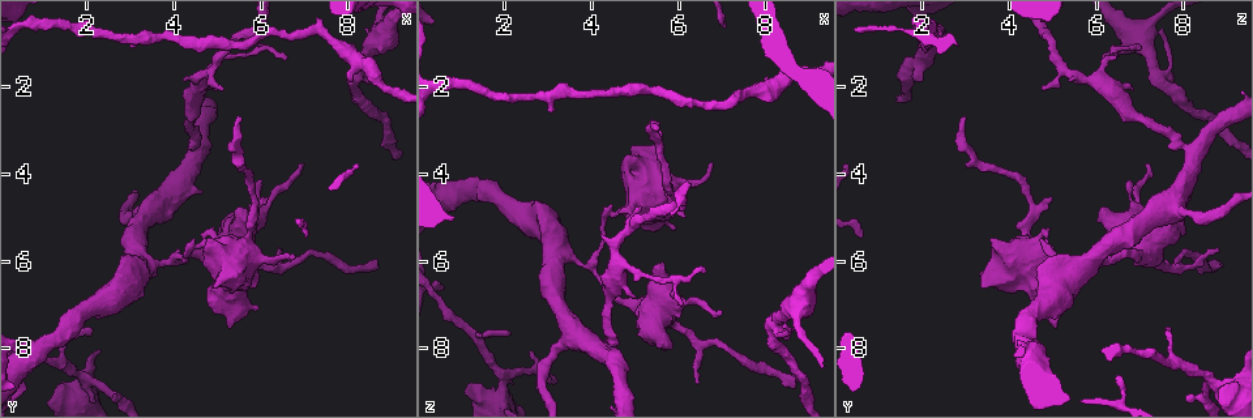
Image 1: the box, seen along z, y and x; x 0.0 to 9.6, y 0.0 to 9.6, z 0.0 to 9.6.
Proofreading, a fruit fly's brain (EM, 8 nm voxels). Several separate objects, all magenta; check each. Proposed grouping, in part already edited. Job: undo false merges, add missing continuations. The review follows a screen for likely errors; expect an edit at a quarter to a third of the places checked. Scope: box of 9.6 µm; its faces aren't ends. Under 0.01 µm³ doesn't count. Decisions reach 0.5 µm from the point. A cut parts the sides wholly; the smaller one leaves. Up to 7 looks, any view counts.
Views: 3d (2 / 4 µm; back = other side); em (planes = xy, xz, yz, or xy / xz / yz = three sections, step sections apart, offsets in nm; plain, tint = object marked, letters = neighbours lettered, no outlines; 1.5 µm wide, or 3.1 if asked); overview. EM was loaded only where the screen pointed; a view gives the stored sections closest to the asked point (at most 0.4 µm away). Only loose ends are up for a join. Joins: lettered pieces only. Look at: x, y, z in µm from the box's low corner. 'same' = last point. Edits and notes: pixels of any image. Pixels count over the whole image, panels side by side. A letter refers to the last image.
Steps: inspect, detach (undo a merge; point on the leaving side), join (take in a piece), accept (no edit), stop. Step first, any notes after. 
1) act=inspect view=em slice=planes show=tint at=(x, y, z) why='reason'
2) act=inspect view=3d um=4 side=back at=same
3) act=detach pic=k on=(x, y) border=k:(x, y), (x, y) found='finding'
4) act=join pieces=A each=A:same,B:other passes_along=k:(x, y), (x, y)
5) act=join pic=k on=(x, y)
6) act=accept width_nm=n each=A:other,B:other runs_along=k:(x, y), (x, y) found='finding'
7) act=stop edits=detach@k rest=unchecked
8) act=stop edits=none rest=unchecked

act=inspect view=em slice=planes show=letters at=(5.45, 2.65, 2.95) why='branch stops here'

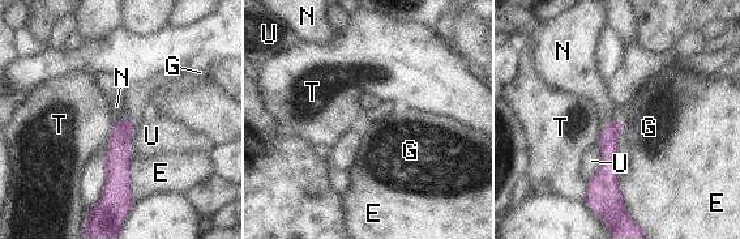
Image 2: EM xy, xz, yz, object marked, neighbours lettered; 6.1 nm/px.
act=join pieces=N each=E:other,G:other,N:same,T:other,U:other passes_along=2:(608, 136), (612, 122), (593, 86) found='the neuron continues'

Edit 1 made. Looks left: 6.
act=inspect view=3d um=2 at=(2.05, 7.65, 7.75) why='thin end'

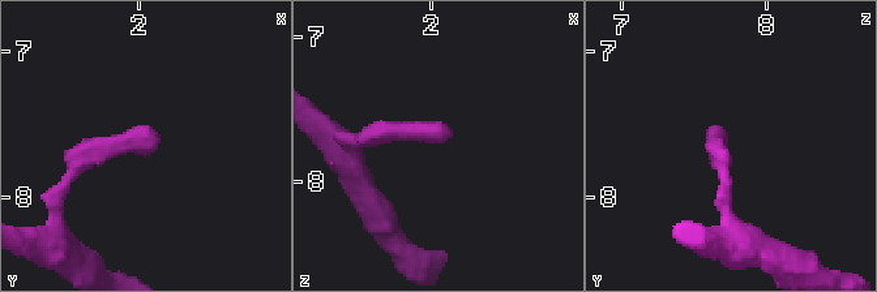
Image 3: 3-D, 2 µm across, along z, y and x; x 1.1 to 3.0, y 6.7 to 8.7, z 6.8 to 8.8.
act=inspect view=em slice=xy step=4 show=tint at=(2.08, 7.68, 7.70)

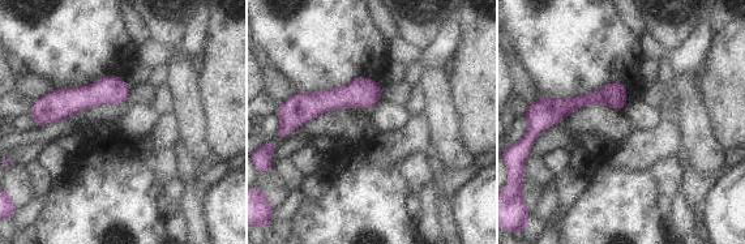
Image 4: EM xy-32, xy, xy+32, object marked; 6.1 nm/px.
act=inspect view=em slice=planes show=letters at=same why='cut it another way'

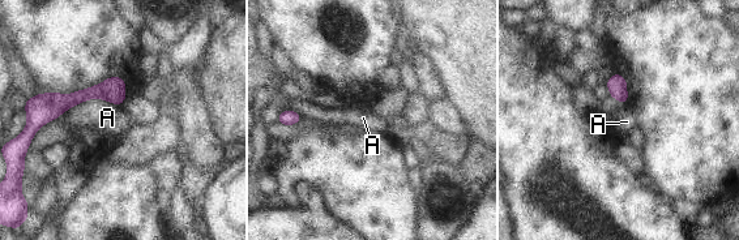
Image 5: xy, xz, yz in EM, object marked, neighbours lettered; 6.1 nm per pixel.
act=accept each=A:other runs_along=5:(122, 85), (43, 106) found='none of them fits'

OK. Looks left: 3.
act=inspect view=3d um=4 at=(5.10, 5.90, 7.05) why='sudden change in width'

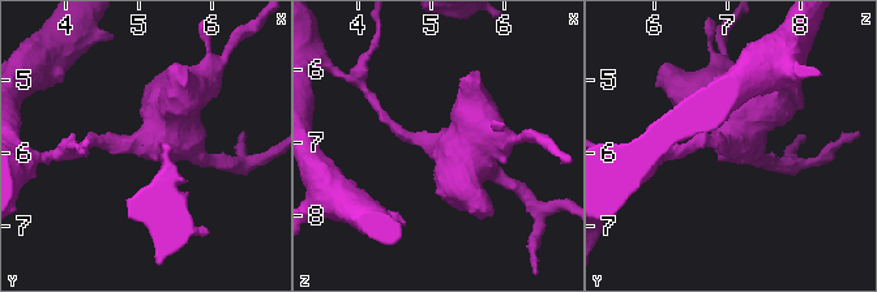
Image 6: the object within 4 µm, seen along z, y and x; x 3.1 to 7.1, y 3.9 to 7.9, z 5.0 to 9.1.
act=inspect view=em slice=xy step=8 show=plain at=(5.10, 5.85, 7.05) why='need the tissue'

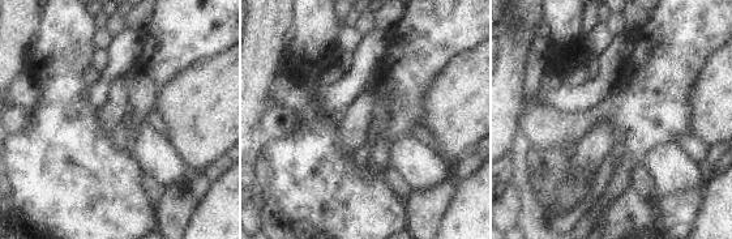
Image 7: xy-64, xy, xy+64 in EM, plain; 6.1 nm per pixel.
act=inspect view=em slice=xy step=8 show=letters at=same why='what lies round it'

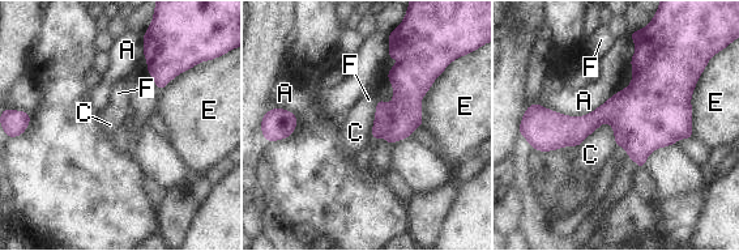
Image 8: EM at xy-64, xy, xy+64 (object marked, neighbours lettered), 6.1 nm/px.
act=accept width_nm=130 each=A:other,C:other,E:other,F:other border=8:(613, 126), (603, 122), (577, 147) found='one neuron here'

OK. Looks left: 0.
act=stop edits=join@2 rest=unchecked

